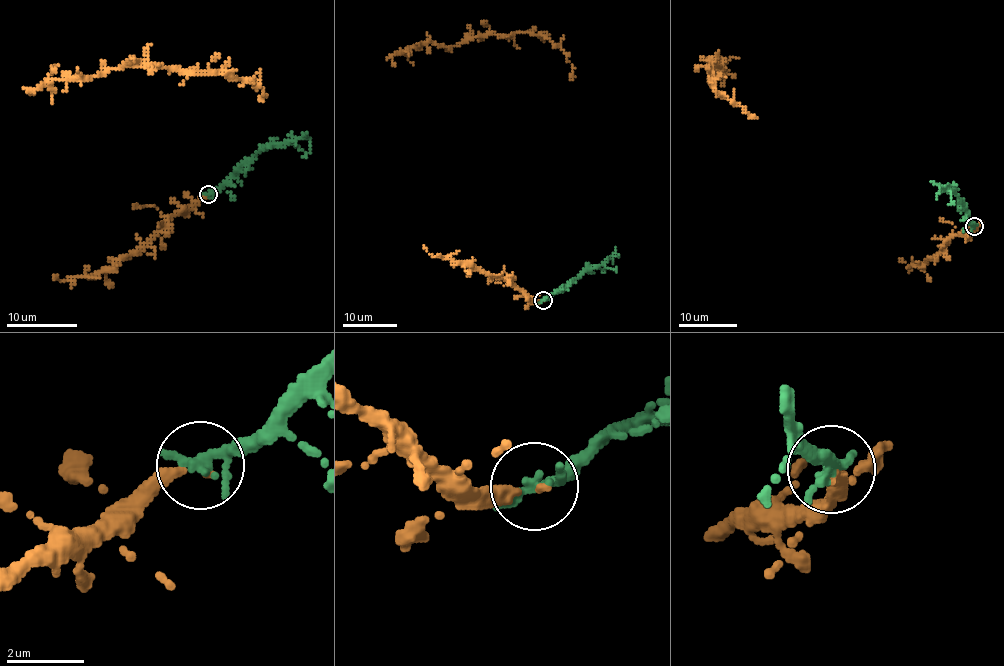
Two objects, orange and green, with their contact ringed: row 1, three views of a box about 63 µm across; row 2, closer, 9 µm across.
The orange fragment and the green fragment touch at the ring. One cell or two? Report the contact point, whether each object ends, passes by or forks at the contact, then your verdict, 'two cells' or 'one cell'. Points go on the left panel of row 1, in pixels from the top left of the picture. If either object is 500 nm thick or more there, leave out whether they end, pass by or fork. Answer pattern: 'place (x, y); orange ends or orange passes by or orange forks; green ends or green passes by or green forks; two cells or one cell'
place (208, 194); orange ends; green passes by; one cell

